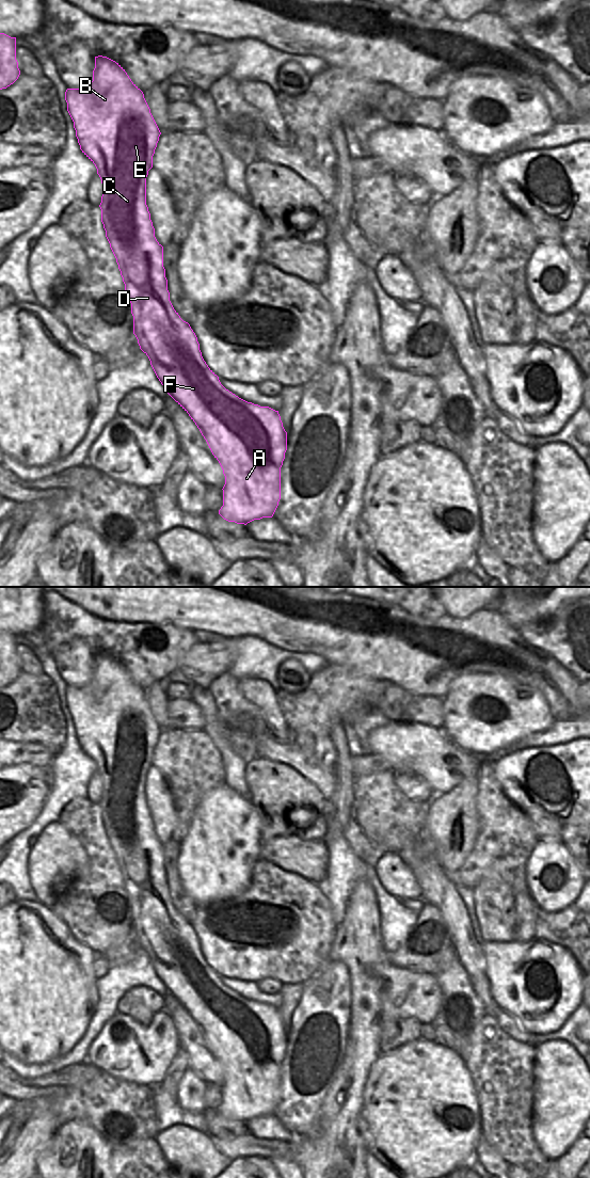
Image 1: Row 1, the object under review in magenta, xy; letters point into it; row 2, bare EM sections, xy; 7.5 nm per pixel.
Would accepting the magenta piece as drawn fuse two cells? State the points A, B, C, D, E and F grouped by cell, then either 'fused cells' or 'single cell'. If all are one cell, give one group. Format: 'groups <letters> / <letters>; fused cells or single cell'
groups A B C D E F; single cell

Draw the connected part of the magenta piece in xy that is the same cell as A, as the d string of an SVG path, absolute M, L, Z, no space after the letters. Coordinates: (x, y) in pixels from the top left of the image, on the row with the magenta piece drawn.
M98 55L95 57L93 81L85 89L67 89L65 100L80 149L95 164L103 186L99 205L101 222L131 303L133 334L166 393L195 423L223 469L225 484L222 489L223 506L219 514L228 522L244 525L254 520L272 518L281 499L281 467L287 450L287 432L278 411L248 402L221 384L219 377L204 361L195 333L190 324L180 318L170 301L163 267L163 246L155 237L146 205L146 177L153 168L153 156L161 132L144 94L118 63Z

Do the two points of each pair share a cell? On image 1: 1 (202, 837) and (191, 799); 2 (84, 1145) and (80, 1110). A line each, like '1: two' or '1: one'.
1: two
2: two

